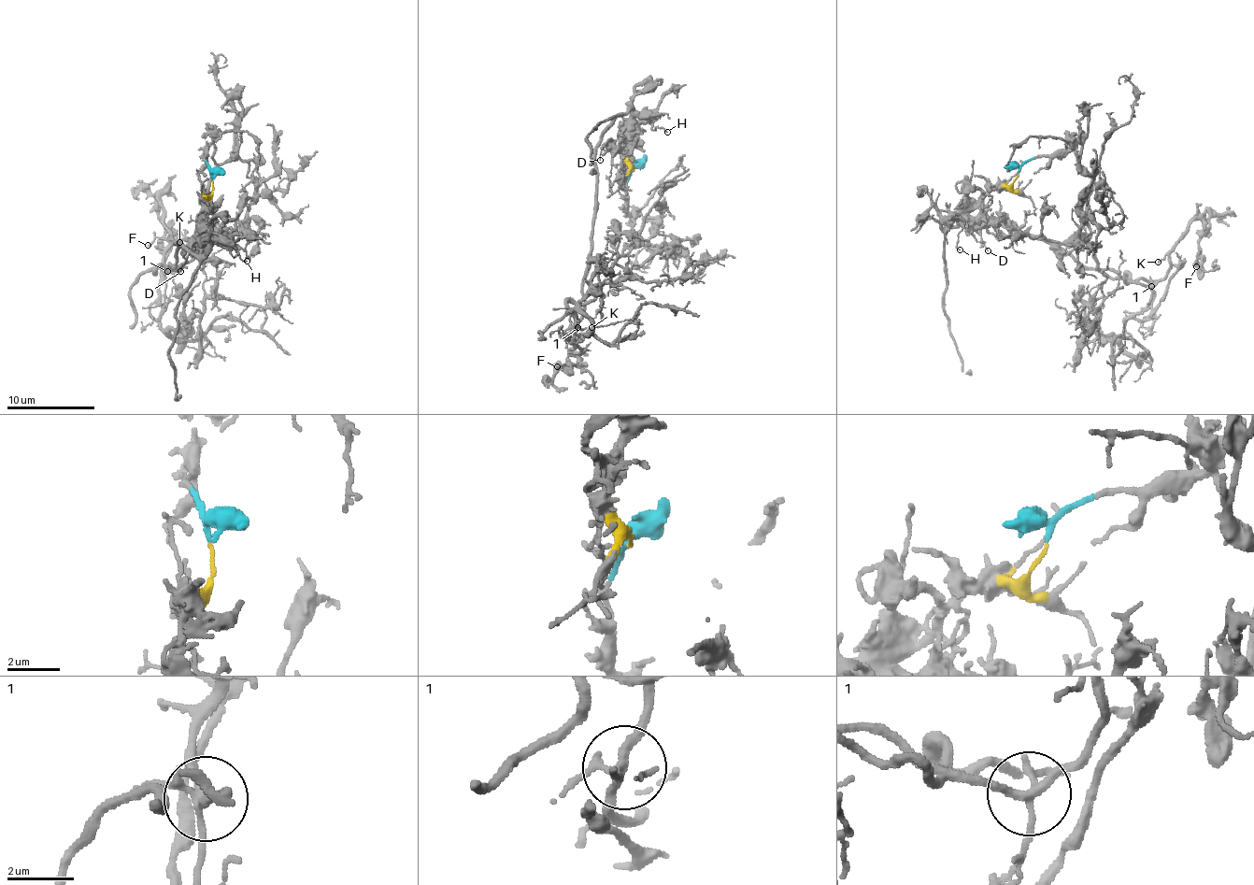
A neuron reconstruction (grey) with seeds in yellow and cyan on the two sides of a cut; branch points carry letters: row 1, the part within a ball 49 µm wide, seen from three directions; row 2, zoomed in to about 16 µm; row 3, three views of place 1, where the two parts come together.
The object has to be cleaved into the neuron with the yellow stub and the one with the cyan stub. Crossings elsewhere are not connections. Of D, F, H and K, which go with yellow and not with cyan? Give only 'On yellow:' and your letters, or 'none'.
On yellow: D, F, H, K

